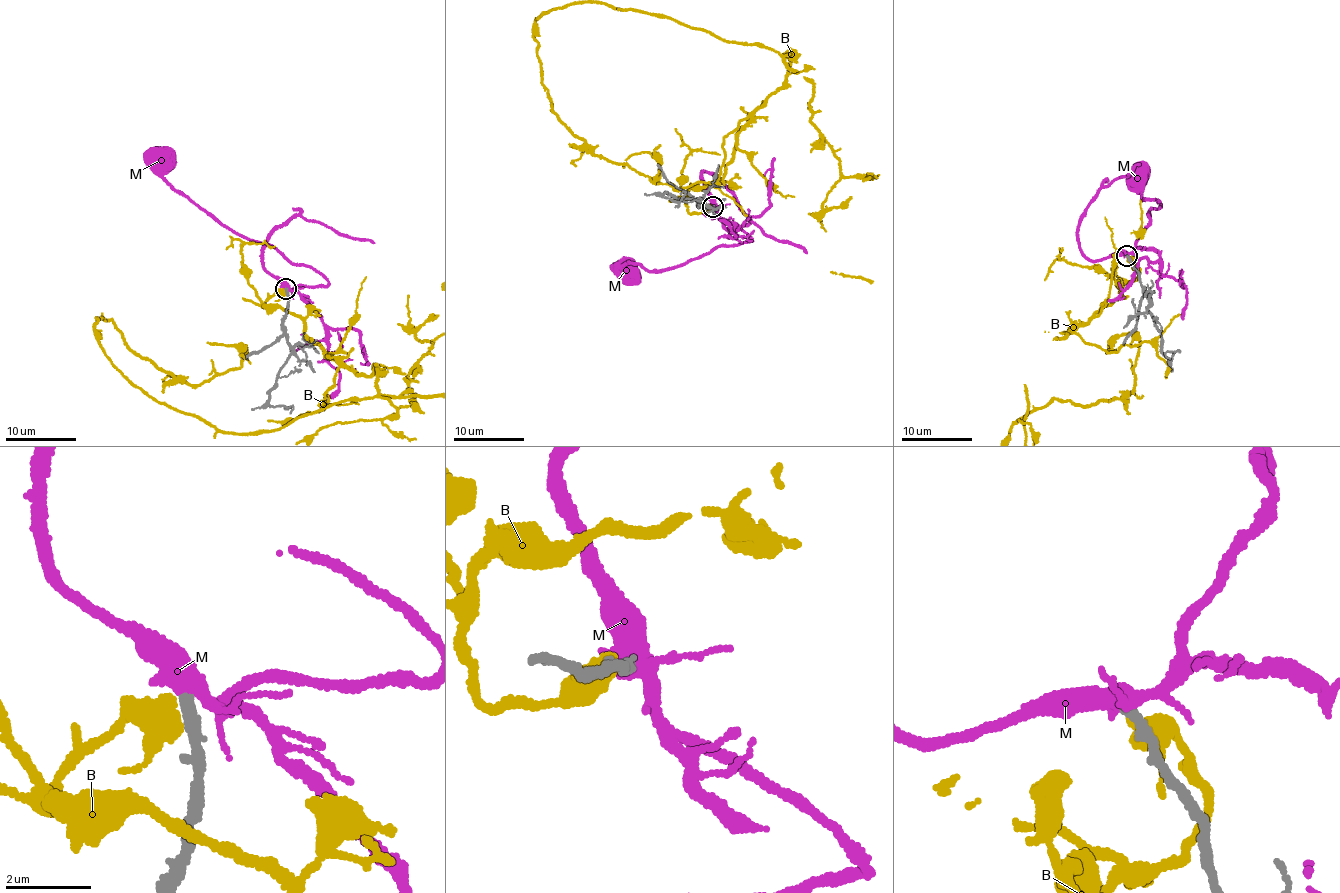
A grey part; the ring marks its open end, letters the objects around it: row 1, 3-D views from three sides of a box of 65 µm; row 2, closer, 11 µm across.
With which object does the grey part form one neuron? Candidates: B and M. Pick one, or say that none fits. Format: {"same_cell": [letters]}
{"same_cell": ["M"]}

